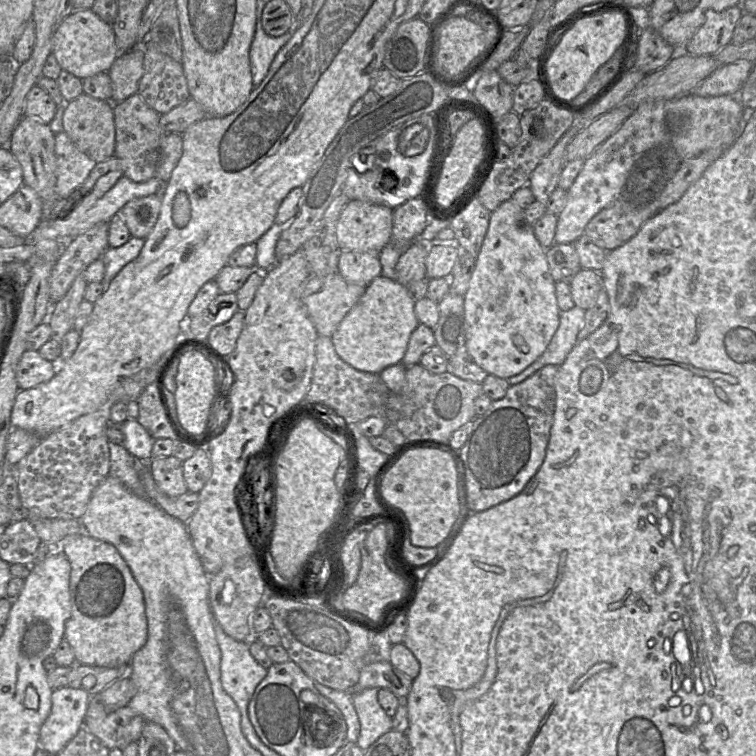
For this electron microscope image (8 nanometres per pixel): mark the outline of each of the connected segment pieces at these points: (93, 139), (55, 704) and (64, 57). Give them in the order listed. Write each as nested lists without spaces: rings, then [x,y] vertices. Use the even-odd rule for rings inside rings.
[[[82,93],[64,104],[62,124],[63,131],[78,149],[96,163],[103,162],[114,155],[115,124],[113,104],[110,101],[96,99]]]
[[[70,686],[54,689],[51,712],[40,729],[39,747],[58,755],[83,727],[90,697]]]
[[[92,9],[74,10],[63,19],[53,36],[52,53],[62,70],[80,79],[108,72],[119,54],[112,24],[103,21]]]

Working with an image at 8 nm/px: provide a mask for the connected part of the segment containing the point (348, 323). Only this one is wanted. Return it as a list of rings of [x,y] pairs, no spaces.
[[[384,276],[375,278],[332,335],[338,356],[356,370],[374,374],[402,363],[410,336],[420,324],[414,306],[406,286]]]

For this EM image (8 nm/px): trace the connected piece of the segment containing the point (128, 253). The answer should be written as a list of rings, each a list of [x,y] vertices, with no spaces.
[[[131,237],[127,243],[118,248],[107,248],[101,257],[105,264],[105,276],[102,281],[105,291],[115,276],[139,256],[144,244],[145,239]]]

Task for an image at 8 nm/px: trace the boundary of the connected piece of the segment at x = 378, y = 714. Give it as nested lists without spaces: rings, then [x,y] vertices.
[[[369,688],[352,695],[352,703],[360,722],[360,734],[356,743],[363,751],[392,730],[392,718],[380,706],[378,691],[378,688]]]

